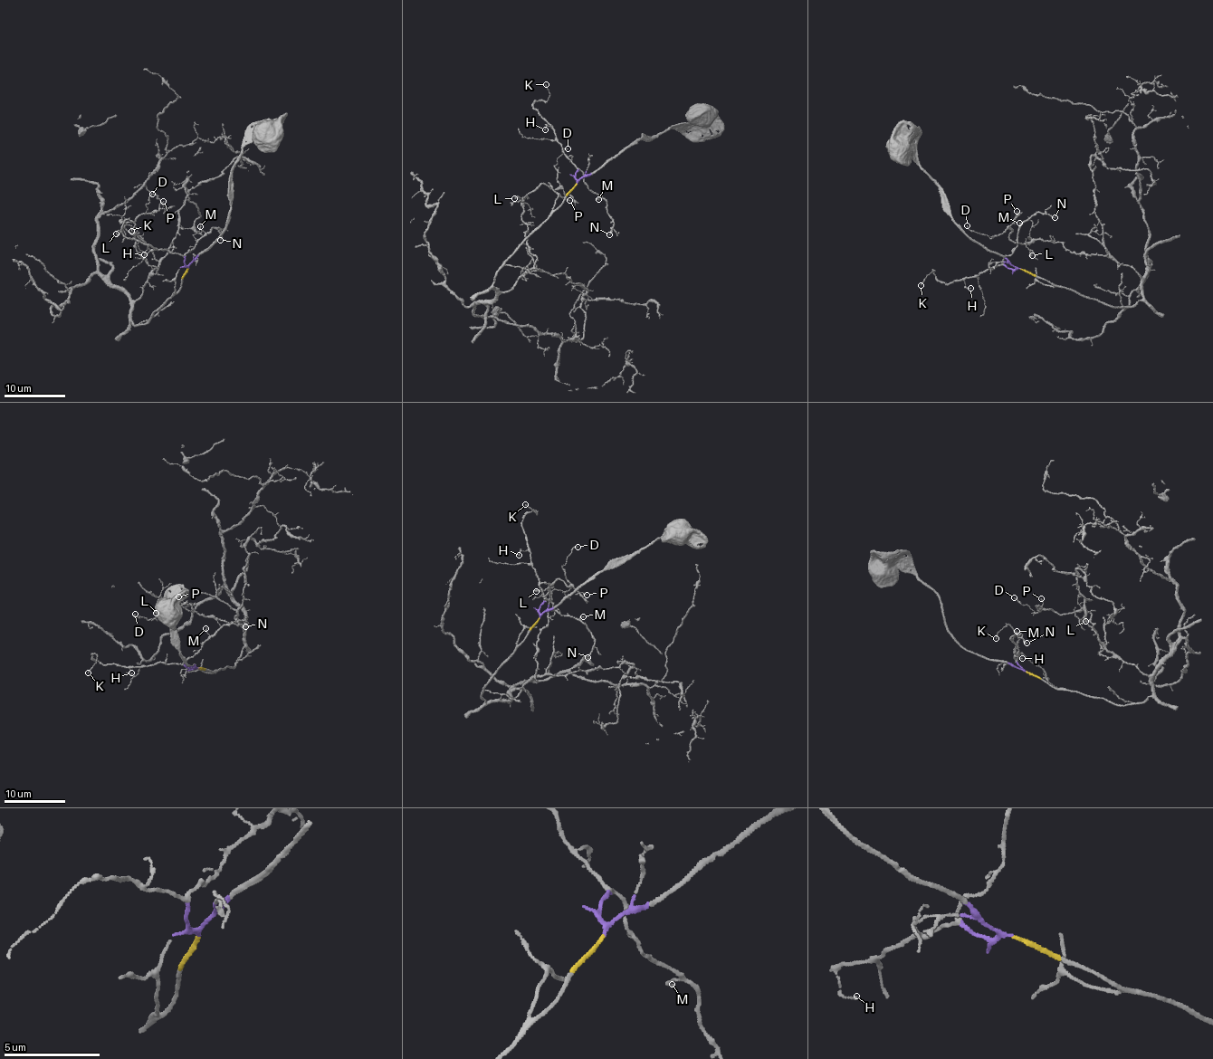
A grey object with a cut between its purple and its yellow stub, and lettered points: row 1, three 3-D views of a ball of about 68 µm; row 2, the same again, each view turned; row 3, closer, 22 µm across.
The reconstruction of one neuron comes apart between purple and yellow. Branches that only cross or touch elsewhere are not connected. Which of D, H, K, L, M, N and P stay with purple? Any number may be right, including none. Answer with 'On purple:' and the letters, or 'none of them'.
On purple: H, K, M, N

